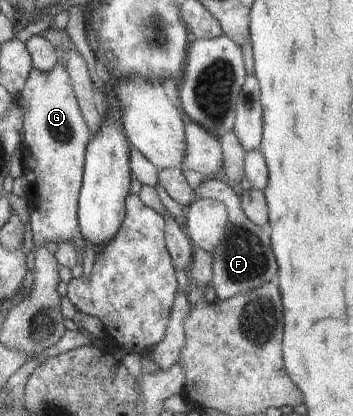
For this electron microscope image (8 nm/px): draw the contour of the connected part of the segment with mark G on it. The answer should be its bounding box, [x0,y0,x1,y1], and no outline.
[18,62,91,251]

